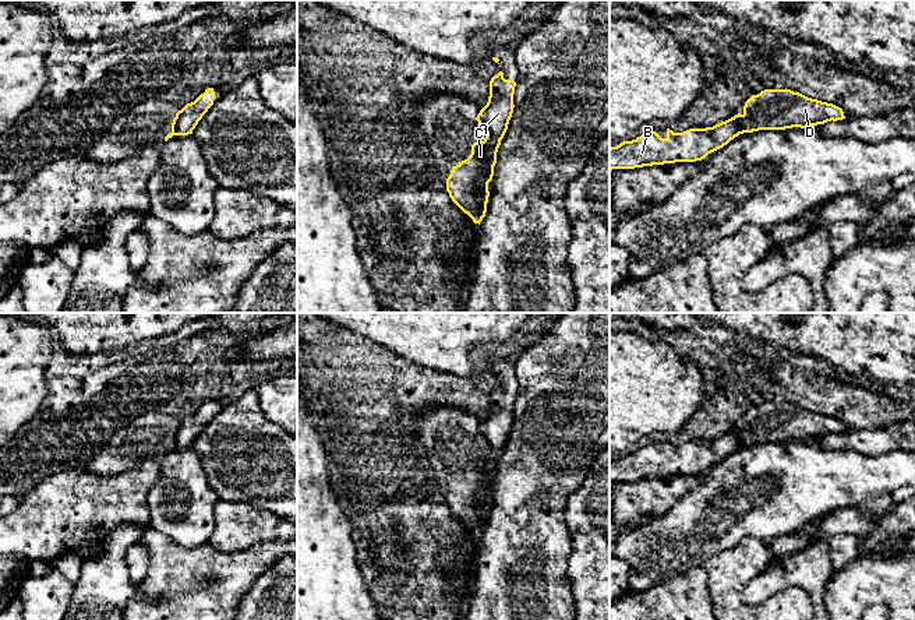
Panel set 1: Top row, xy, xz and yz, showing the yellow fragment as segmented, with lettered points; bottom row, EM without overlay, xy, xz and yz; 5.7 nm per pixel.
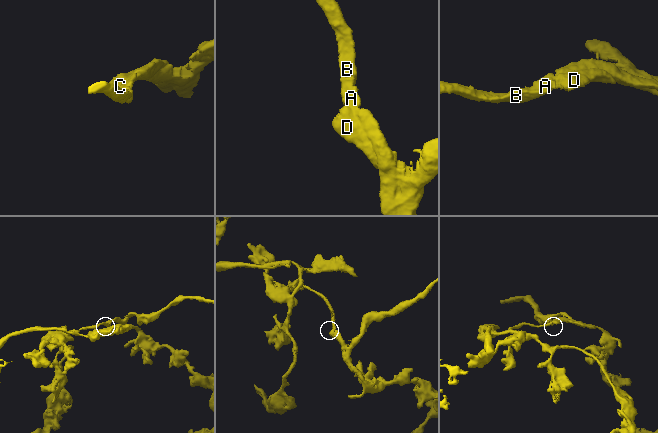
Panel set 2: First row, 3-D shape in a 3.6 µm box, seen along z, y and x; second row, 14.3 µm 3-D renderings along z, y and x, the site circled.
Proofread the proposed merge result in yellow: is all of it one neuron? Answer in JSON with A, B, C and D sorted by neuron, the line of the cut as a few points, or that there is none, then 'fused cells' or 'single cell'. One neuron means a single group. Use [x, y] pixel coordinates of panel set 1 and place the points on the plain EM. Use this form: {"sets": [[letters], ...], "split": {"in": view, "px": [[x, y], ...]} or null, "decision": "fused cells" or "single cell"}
{"sets": [["A", "B"], ["C", "D"]], "split": {"in": "xz", "px": [[479, 426], [487, 441], [500, 453]]}, "decision": "fused cells"}

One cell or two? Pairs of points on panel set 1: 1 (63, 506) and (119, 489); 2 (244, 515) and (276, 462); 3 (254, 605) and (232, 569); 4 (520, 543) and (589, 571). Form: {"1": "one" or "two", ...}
{"1": "one", "2": "two", "3": "two", "4": "two"}

